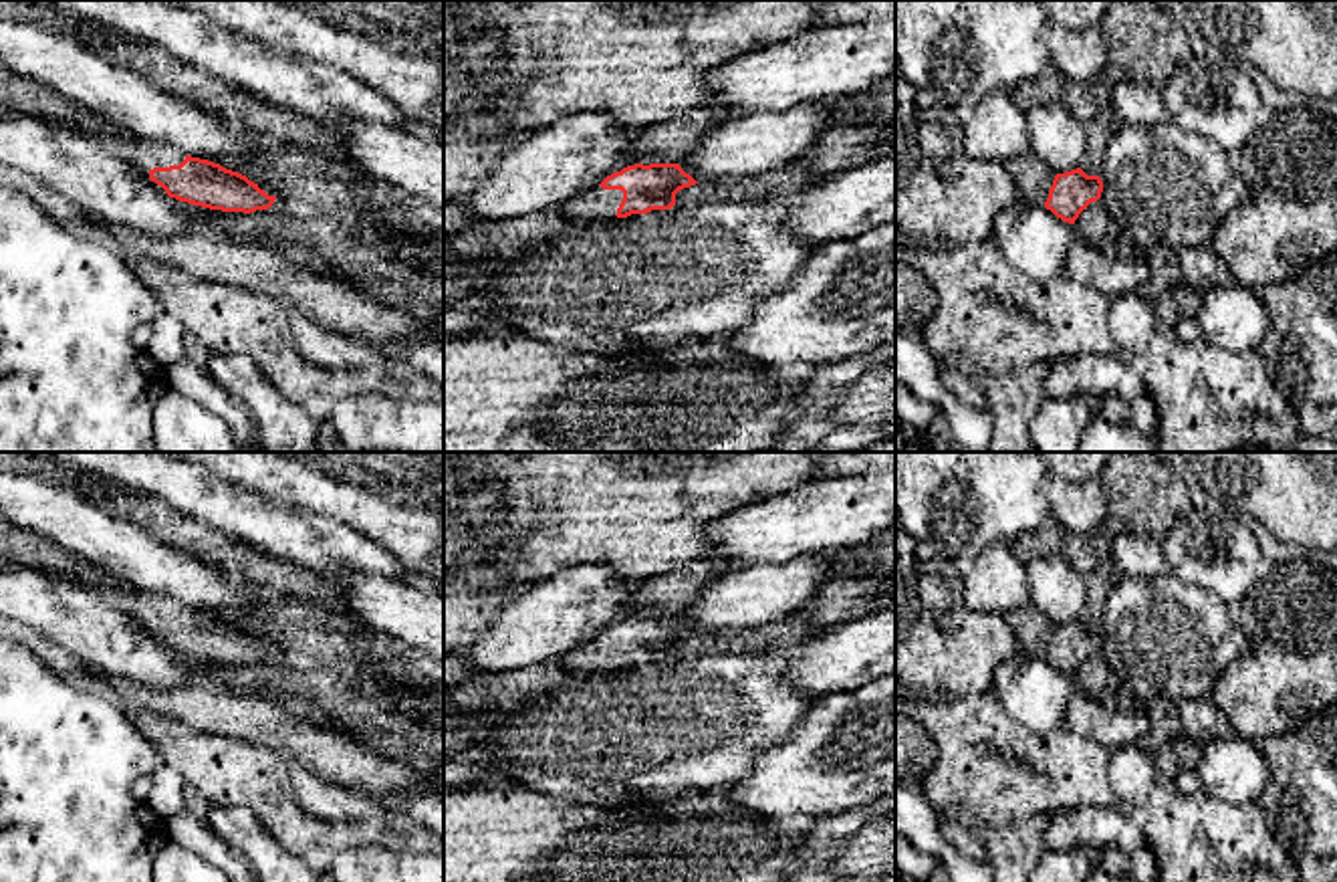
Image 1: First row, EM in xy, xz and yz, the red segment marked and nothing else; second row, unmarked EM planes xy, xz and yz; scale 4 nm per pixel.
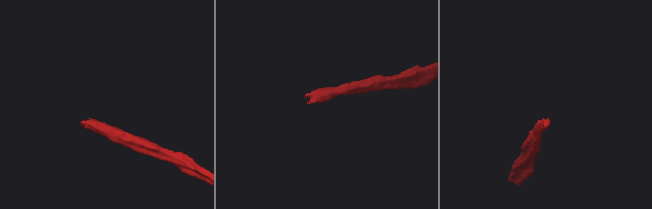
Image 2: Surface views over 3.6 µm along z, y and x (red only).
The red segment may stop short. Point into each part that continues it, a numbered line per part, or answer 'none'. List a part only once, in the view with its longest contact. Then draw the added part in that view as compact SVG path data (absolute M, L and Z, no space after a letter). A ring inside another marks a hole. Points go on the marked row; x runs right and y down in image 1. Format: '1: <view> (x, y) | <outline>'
1: xz (595, 200) | M599 184L579 194L575 200L559 204L557 212L569 222L593 216L613 218L623 200L621 190L603 190Z

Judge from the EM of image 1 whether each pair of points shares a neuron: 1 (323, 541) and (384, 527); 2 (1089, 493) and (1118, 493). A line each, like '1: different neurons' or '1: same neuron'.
1: different neurons
2: different neurons

